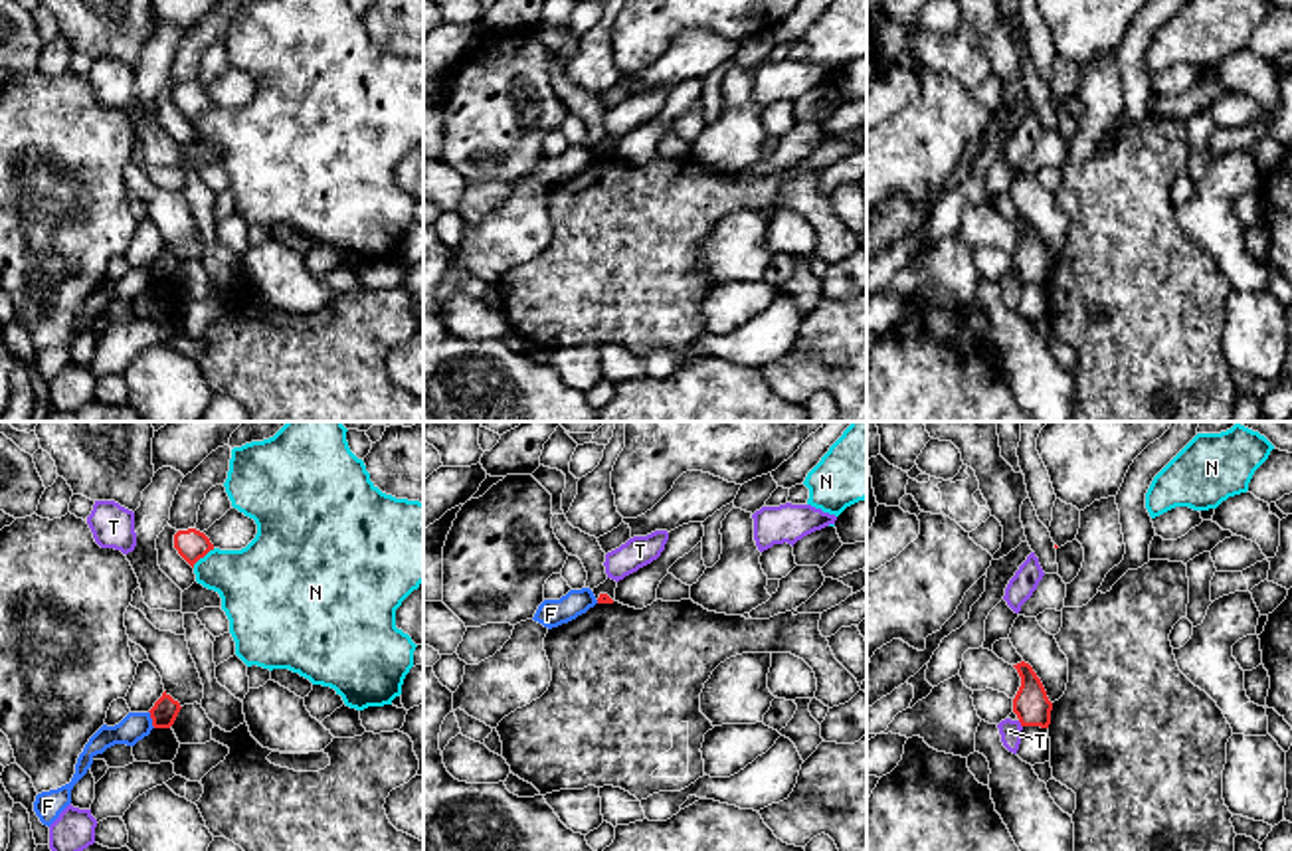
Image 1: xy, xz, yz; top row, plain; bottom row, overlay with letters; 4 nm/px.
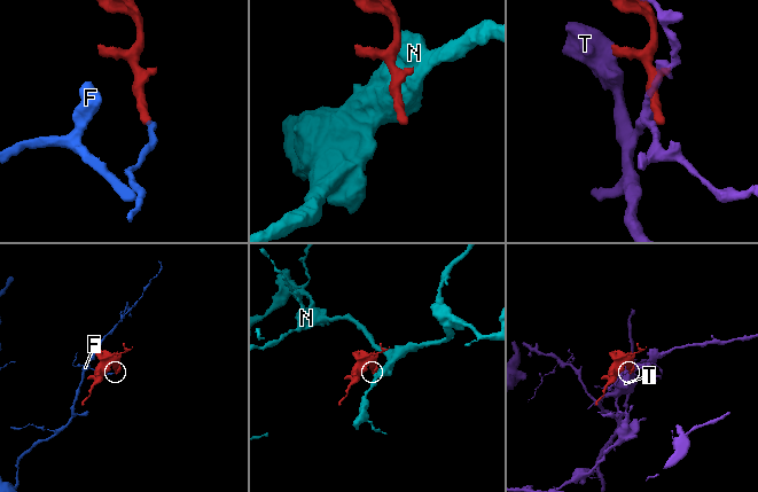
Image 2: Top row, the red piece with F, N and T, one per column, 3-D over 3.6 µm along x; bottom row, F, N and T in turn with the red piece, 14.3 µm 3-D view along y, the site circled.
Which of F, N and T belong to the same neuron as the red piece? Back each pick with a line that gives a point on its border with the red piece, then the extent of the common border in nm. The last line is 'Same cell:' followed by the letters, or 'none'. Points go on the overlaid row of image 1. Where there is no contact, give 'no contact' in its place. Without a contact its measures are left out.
Same cell: none

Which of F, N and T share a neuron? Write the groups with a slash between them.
F / N / T

